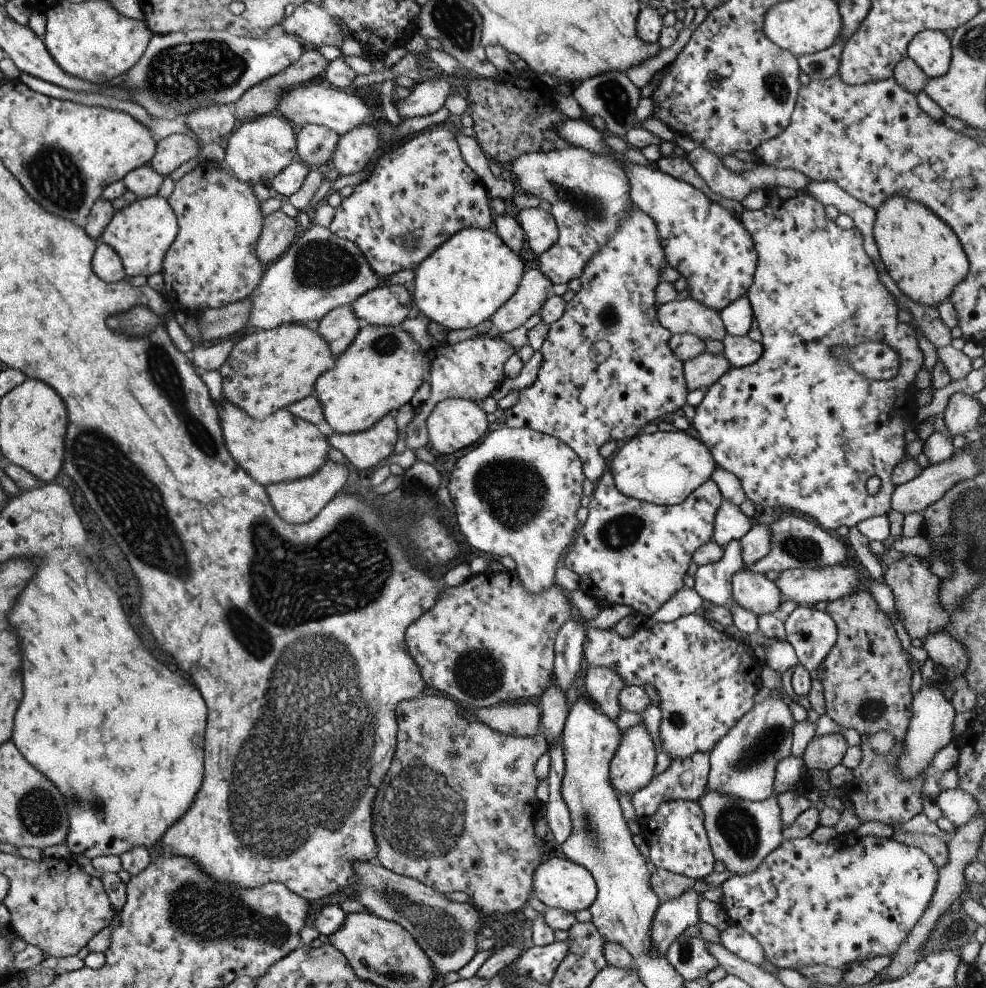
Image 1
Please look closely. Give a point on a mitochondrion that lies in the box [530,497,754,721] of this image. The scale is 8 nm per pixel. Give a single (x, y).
(619, 533)

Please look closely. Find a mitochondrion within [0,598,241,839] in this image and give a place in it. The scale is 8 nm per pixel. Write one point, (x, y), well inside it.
(82, 802)

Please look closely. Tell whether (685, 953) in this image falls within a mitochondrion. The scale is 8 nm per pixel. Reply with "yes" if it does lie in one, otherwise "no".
yes

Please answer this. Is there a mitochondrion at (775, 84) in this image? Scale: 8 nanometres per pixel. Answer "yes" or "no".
yes

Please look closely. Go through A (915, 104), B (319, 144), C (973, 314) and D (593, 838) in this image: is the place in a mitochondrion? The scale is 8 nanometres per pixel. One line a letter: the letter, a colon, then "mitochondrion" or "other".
A: other
B: mitochondrion
C: other
D: mitochondrion

